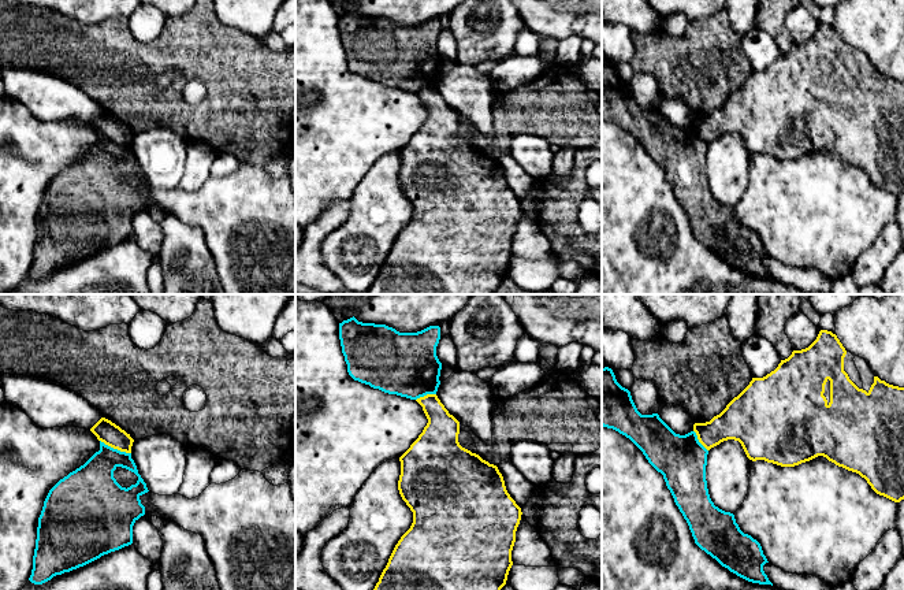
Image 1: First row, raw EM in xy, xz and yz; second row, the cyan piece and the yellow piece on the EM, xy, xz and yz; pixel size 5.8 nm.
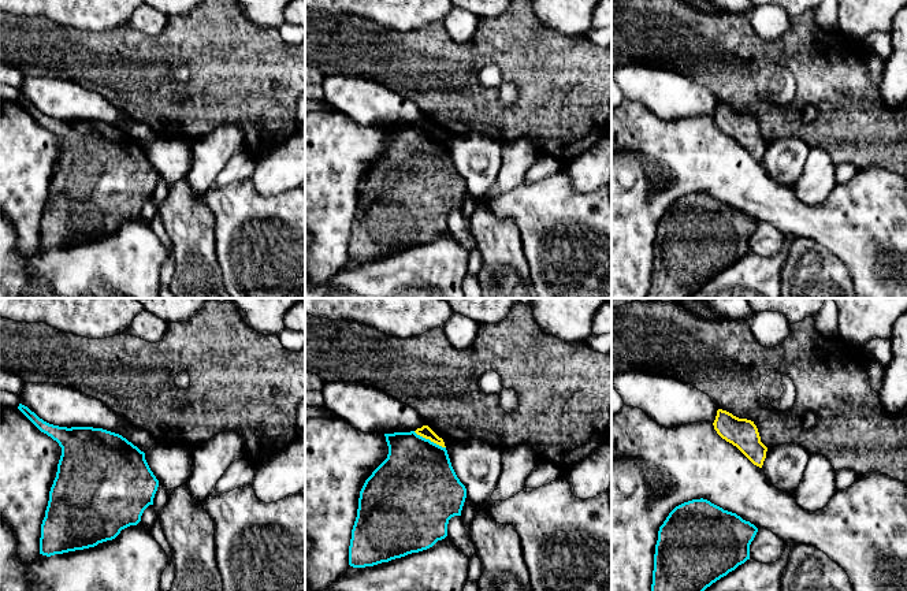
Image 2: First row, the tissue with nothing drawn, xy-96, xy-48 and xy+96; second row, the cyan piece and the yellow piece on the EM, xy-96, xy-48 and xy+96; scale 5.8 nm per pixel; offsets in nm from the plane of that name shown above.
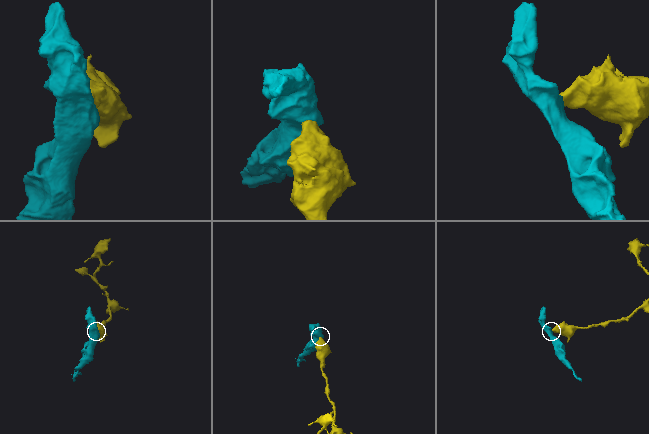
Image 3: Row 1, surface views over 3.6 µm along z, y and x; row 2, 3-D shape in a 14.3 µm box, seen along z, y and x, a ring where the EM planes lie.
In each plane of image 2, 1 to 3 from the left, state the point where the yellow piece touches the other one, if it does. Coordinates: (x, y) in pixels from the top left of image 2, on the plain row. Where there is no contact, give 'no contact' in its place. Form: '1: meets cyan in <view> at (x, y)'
1: no contact
2: meets cyan in xy-48 at (428, 133)
3: no contact

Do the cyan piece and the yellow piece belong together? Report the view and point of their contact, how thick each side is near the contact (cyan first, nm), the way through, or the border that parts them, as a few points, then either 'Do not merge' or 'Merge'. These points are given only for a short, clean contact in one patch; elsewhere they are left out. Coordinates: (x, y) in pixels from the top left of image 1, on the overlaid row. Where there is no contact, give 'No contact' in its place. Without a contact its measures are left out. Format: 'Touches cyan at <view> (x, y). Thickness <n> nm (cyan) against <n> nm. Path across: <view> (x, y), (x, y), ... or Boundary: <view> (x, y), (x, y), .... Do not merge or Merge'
Touches cyan at xy (115, 449). Thickness 260 nm (cyan) against 130 nm. Boundary: xy (100, 440), (130, 453). Do not merge

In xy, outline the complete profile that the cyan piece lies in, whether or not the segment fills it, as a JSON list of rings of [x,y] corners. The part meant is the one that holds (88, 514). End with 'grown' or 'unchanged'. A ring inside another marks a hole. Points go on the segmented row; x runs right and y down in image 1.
[[[100,441],[98,452],[49,490],[29,580],[42,585],[131,545],[133,526],[145,515],[139,497],[148,491],[131,453]],[[118,467],[134,472],[137,483],[122,487],[114,478]]]; unchanged

